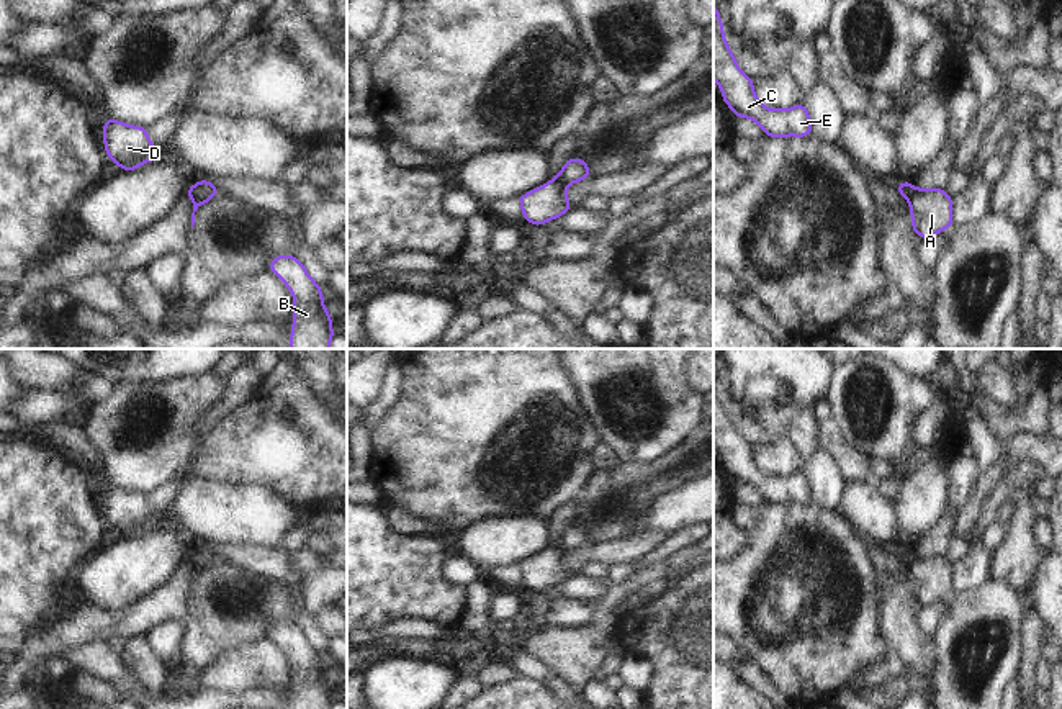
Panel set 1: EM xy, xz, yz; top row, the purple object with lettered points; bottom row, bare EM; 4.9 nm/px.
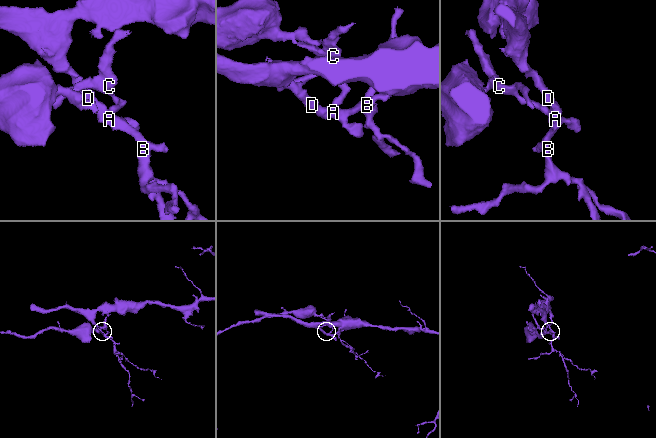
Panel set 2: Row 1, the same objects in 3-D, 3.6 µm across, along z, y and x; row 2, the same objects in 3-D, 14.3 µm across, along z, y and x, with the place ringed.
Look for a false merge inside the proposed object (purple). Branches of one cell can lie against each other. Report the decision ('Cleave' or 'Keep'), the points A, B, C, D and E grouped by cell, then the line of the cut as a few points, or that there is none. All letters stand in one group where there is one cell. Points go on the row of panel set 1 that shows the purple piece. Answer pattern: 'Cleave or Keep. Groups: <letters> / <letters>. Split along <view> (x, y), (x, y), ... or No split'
Cleave. Groups: A B D / C E. Split along xy (192, 187), (193, 197), (200, 203).

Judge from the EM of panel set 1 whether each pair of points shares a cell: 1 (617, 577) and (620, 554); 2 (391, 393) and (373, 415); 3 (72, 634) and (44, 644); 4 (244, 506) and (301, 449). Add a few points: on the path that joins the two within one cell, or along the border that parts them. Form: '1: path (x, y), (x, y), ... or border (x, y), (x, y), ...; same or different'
1: border (629, 562), (614, 562), (609, 567); different
2: path (390, 398), (378, 410); same
3: path (66, 634), (51, 641); same
4: border (226, 482), (233, 485), (270, 487), (296, 506); different

